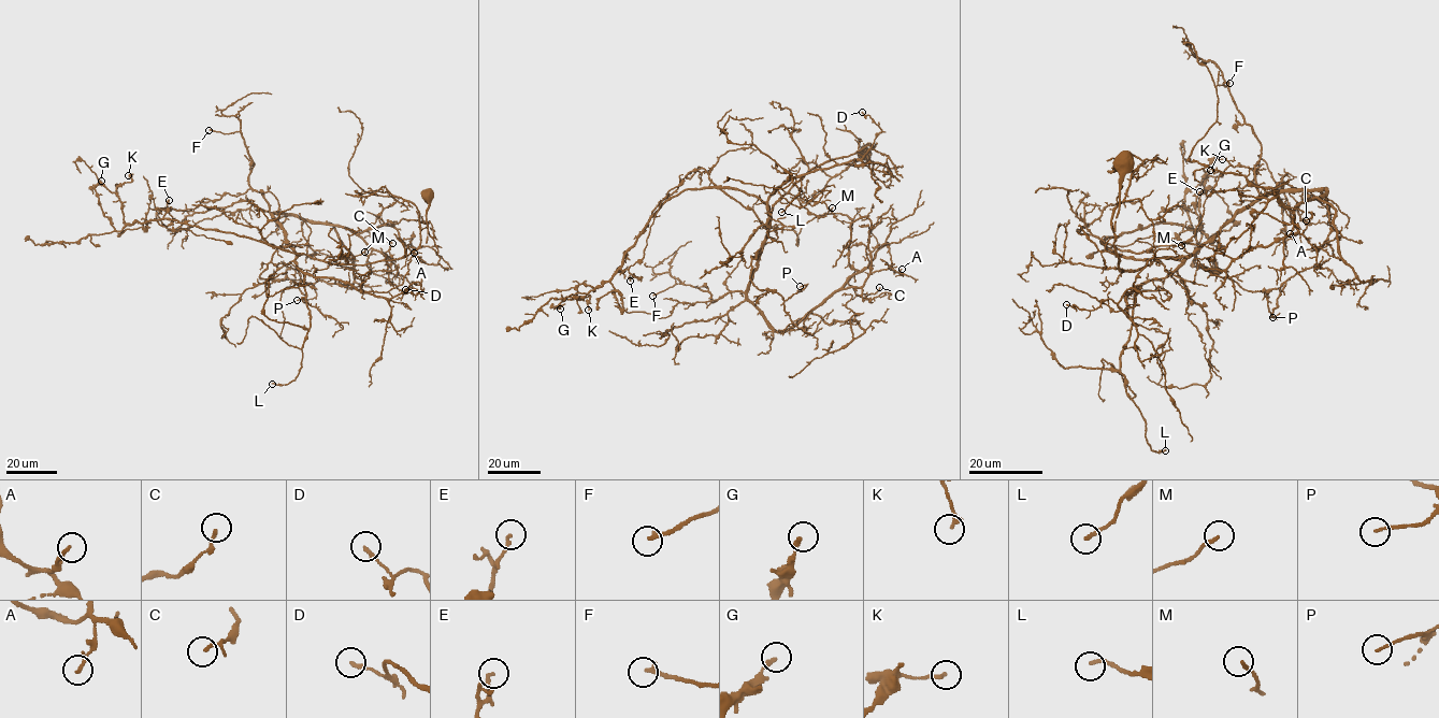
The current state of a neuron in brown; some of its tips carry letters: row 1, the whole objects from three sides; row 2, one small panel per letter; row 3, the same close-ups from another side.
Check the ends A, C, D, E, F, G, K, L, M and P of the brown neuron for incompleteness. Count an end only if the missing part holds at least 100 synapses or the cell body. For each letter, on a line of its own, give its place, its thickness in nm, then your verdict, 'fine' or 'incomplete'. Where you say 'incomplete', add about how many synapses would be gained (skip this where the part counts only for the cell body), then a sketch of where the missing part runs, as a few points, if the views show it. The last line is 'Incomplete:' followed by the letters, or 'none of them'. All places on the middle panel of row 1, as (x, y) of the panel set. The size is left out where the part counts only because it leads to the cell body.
A: (902, 269) | 150 nm | fine
C: (879, 287) | 110 nm | fine
D: (862, 112) | 170 nm | fine
E: (630, 281) | 150 nm | fine
F: (652, 296) | 200 nm | fine
G: (560, 309) | 200 nm | fine
K: (588, 310) | 170 nm | fine
L: (781, 212) | 180 nm | fine
M: (832, 207) | 160 nm | fine
P: (800, 286) | 130 nm | fine
Incomplete: none of them

